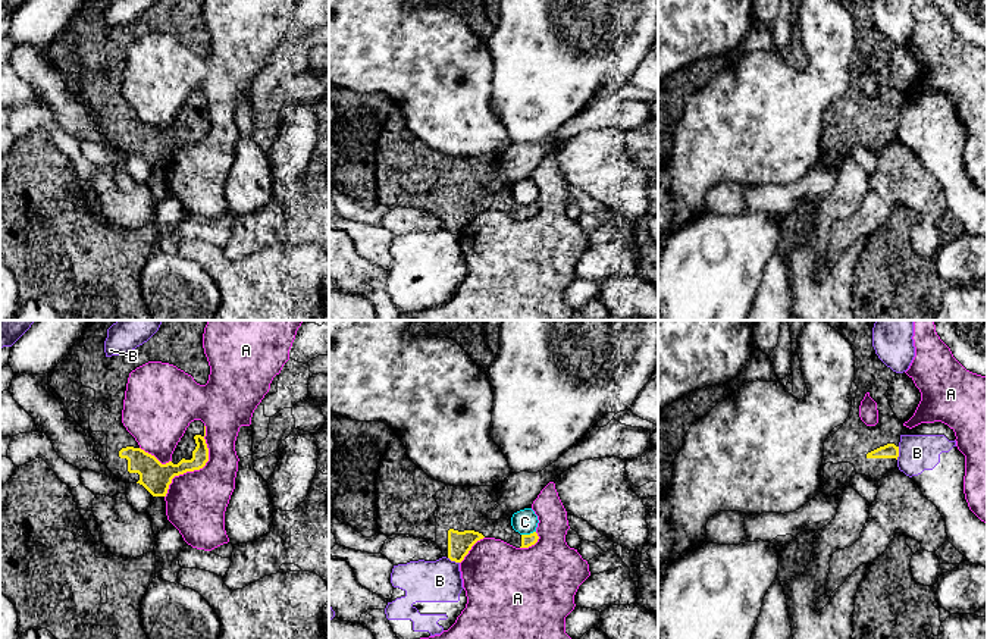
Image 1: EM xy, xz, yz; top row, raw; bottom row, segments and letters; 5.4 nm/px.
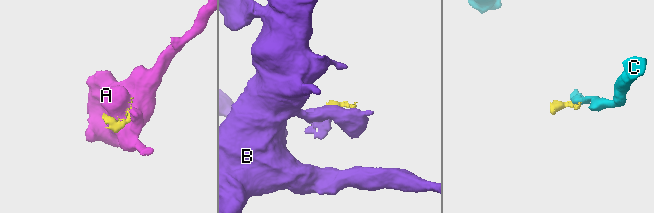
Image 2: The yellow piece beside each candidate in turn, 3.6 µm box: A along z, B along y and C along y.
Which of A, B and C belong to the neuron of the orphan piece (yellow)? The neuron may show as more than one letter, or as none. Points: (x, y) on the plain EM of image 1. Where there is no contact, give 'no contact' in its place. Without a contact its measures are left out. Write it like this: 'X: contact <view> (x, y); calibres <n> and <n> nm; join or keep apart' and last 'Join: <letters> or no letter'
A: contact xy (199, 140); calibres 160 and 340 nm; keep apart
B: contact yz (898, 124); calibres 80 and 200 nm; keep apart
C: contact xz (528, 206); calibres 70 and 140 nm; keep apart
Join: no letter

